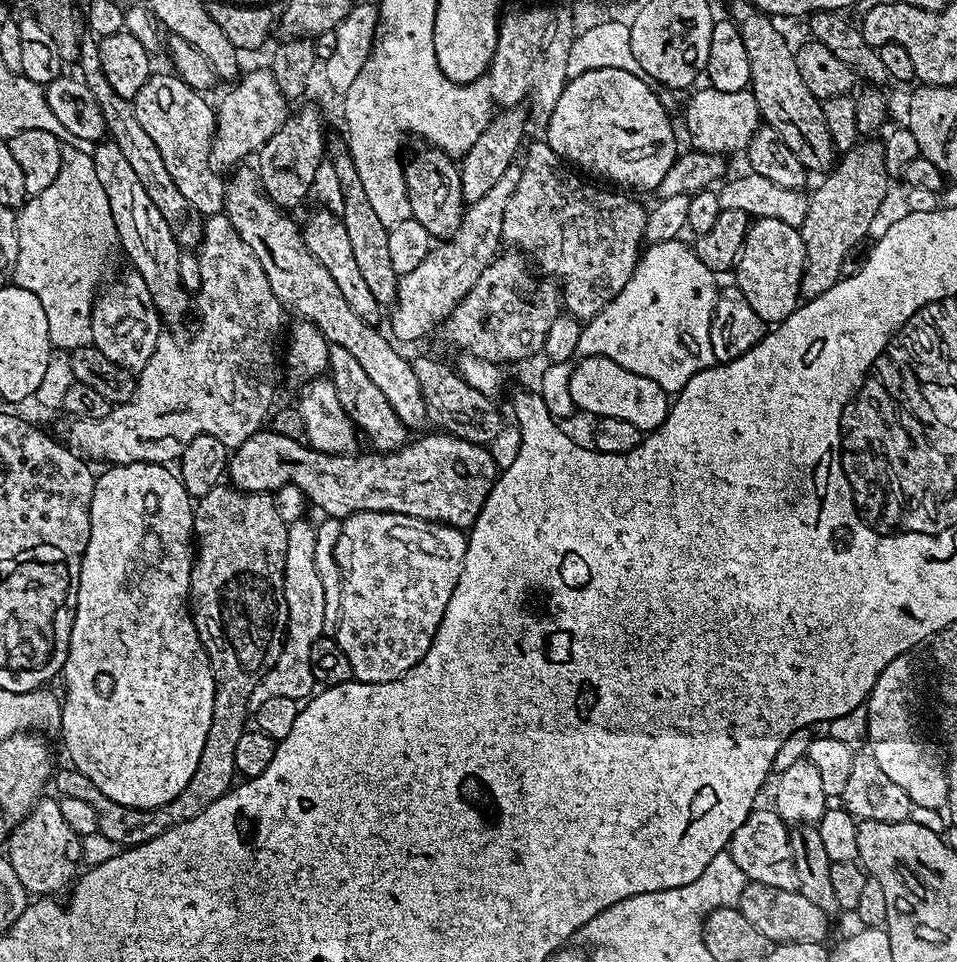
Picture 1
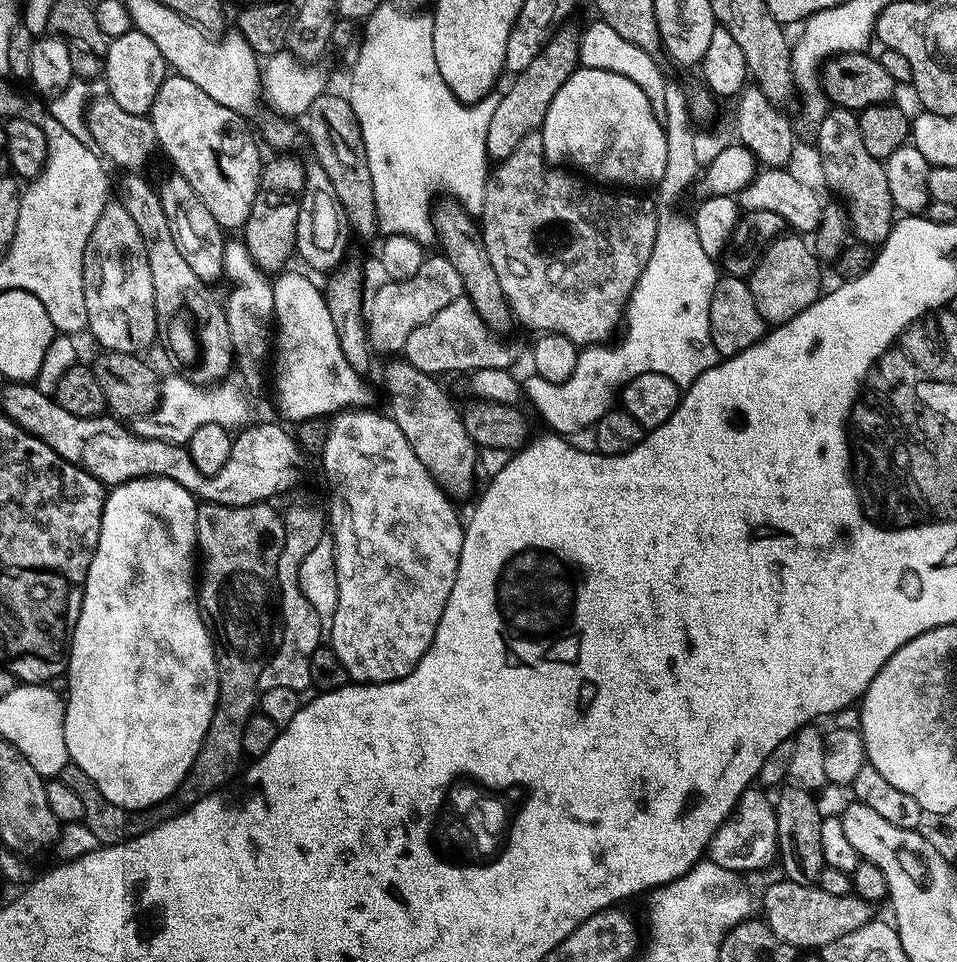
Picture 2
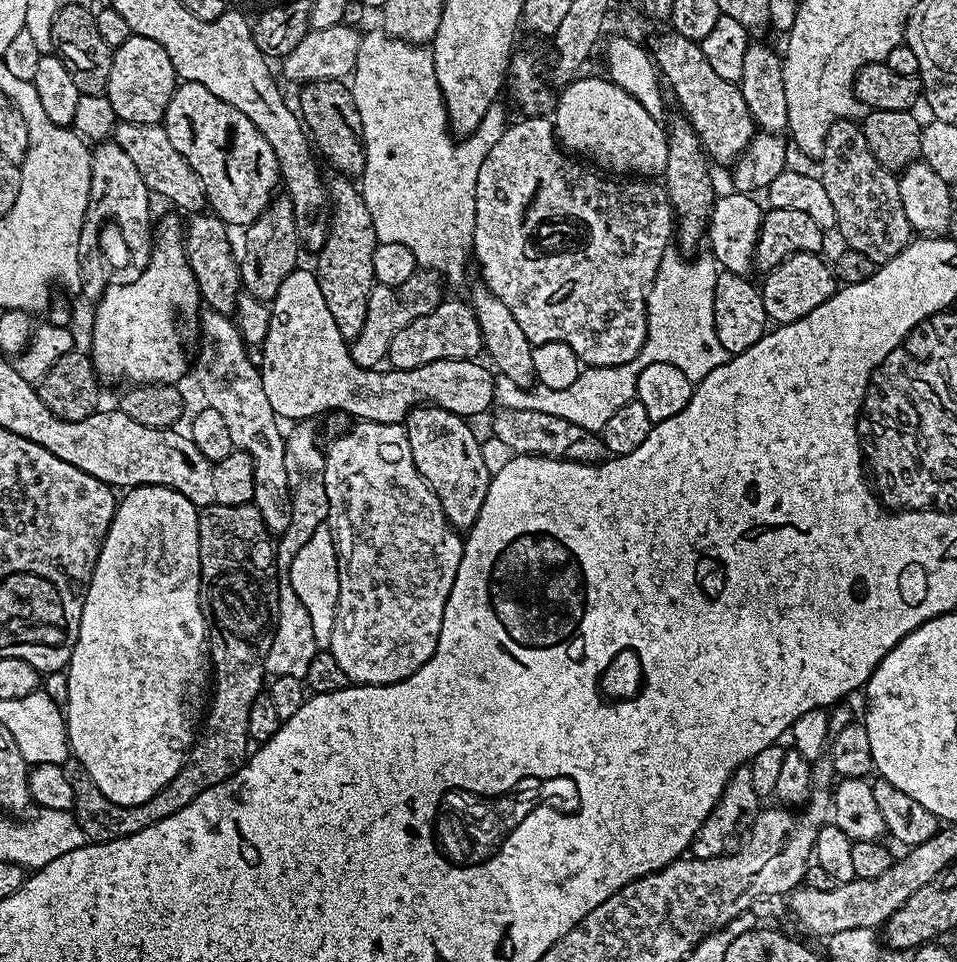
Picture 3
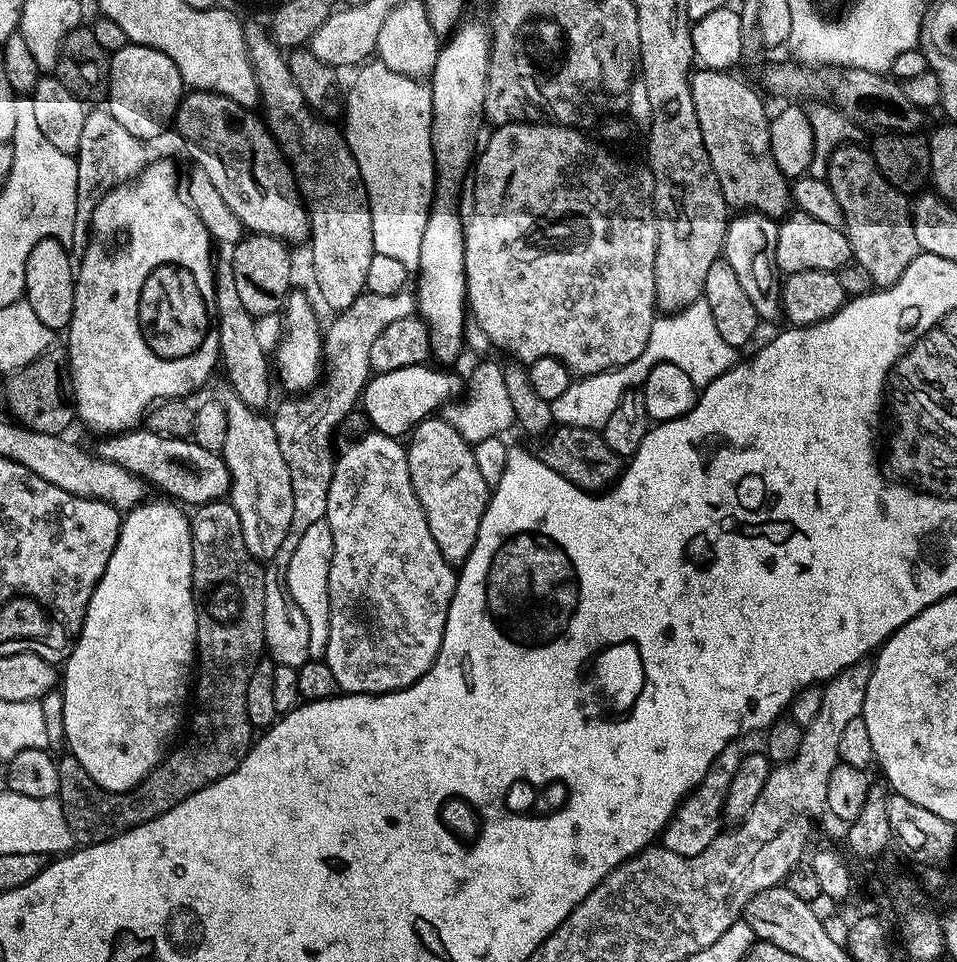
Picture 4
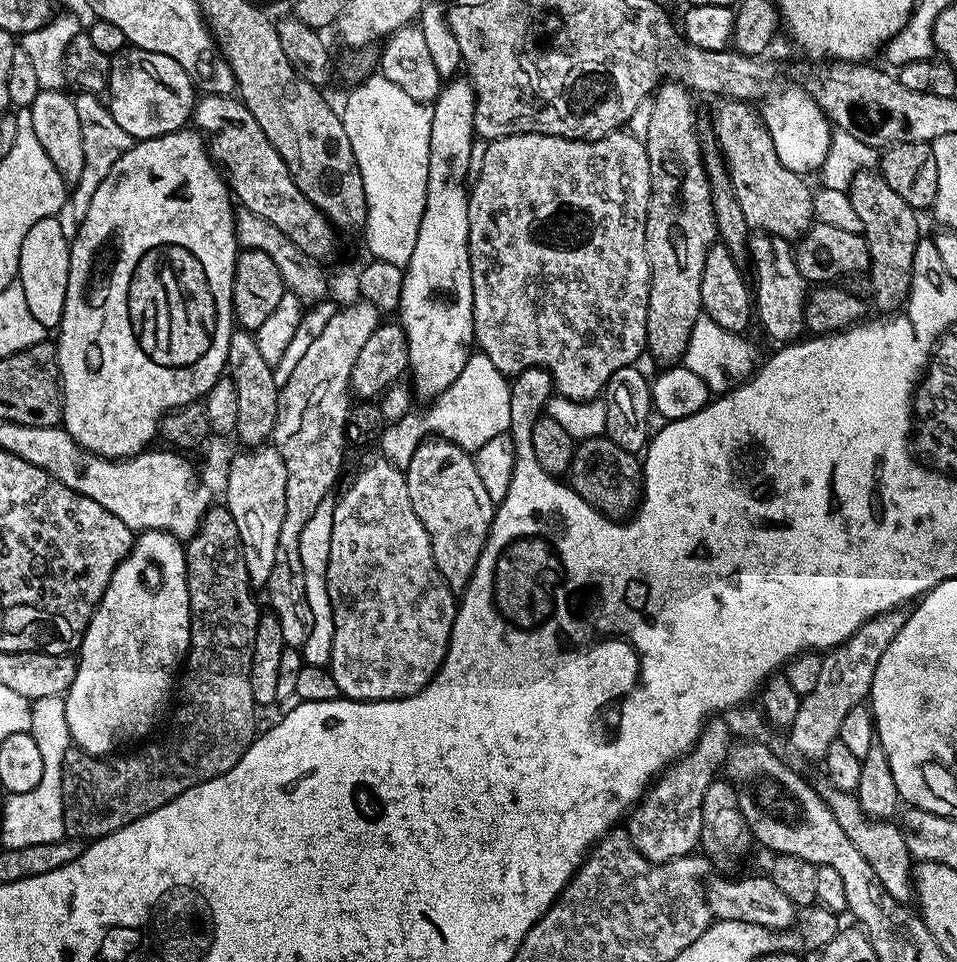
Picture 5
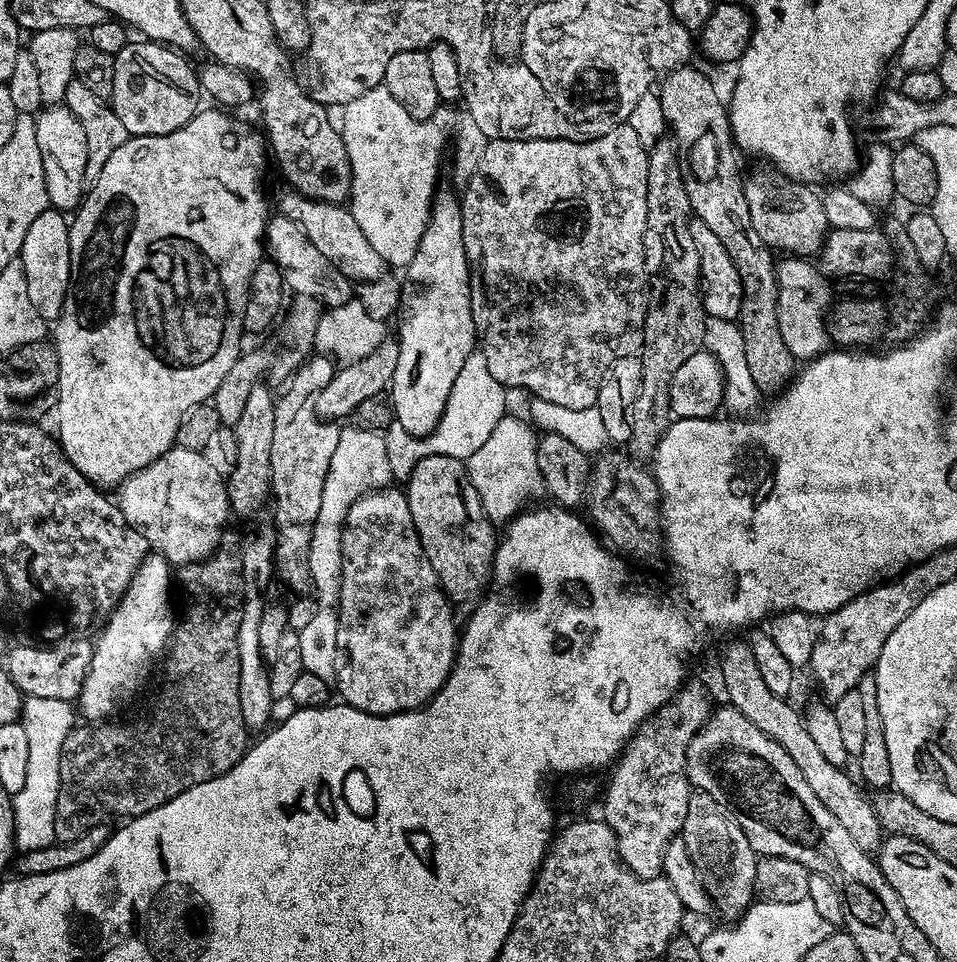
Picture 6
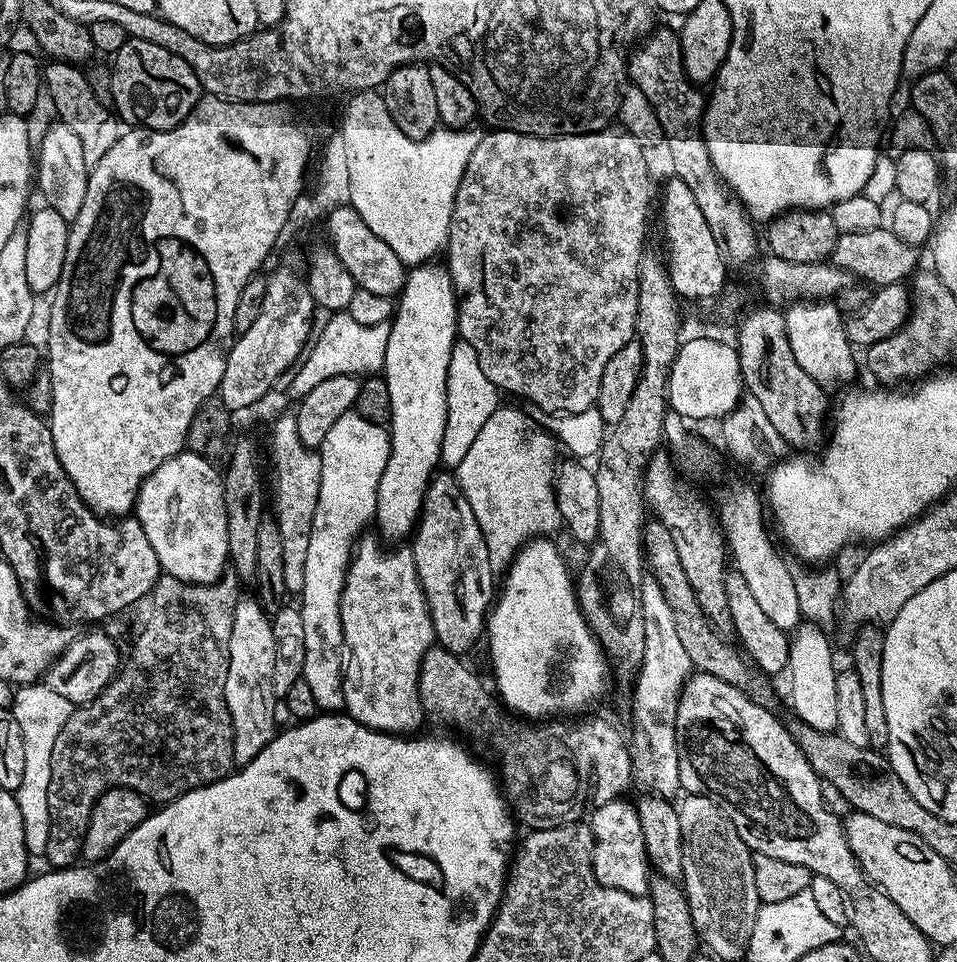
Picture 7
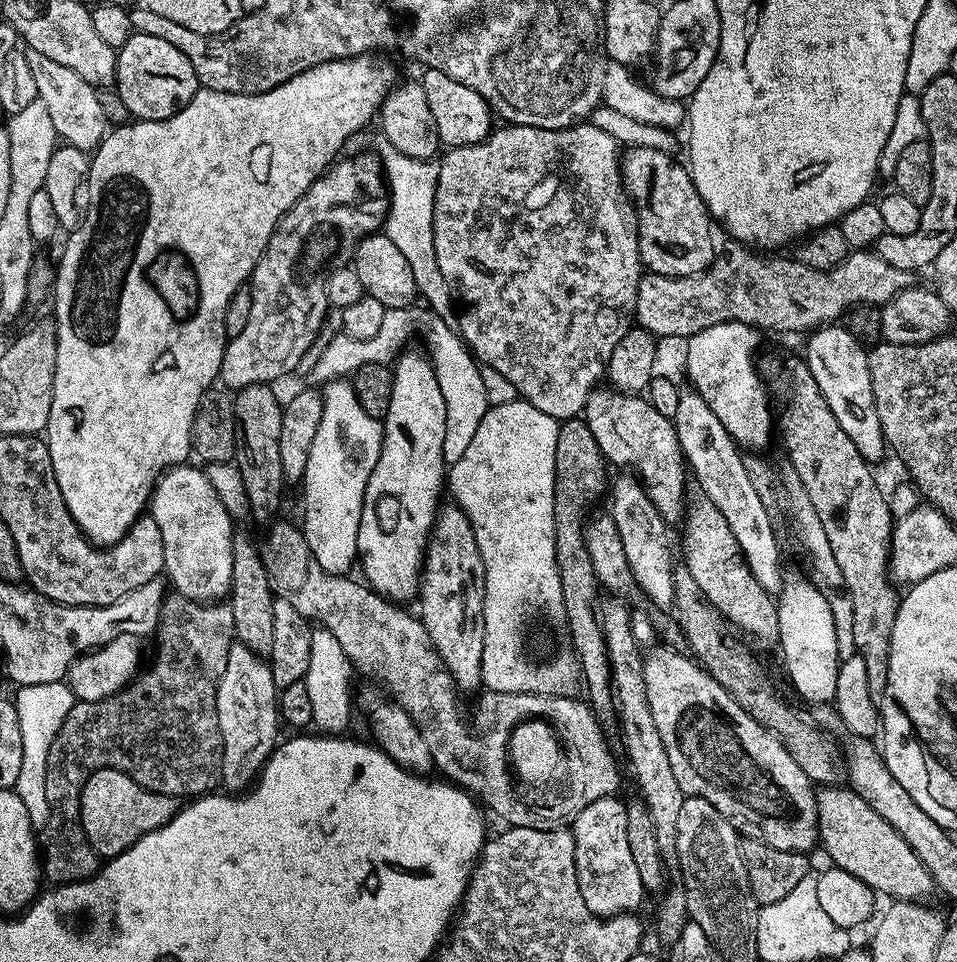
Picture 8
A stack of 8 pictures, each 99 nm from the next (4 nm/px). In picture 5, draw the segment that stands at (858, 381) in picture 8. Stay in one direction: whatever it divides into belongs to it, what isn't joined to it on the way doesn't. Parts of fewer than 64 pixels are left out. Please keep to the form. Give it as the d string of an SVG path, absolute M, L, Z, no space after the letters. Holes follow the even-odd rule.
M768 232L753 235L746 245L752 255L750 288L754 293L754 316L760 319L764 332L776 342L795 342L805 335L804 300L809 294L809 281L798 274L794 248L789 241Z

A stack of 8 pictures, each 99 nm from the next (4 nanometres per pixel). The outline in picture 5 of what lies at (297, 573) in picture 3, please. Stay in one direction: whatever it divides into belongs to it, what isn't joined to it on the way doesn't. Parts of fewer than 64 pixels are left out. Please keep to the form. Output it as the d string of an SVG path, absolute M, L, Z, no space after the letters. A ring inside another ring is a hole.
M329 498L314 510L310 522L302 529L302 538L298 538L298 554L302 554L302 574L306 584L306 602L310 602L310 614L314 618L314 627L310 638L306 638L302 649L303 663L314 666L328 666L332 663L332 643L334 642L334 618L330 606L330 594L326 590L326 566L330 566L330 530L334 530L335 499Z

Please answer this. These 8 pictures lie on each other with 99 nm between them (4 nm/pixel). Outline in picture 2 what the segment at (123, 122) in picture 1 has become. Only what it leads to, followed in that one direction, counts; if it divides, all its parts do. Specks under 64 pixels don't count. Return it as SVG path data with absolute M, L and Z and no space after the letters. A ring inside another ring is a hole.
M171 174L160 184L158 199L160 209L164 211L164 217L168 220L168 229L172 232L174 242L178 246L178 254L190 262L190 270L198 274L198 278L205 282L220 280L224 274L224 245L226 243L225 229L210 214L206 208L206 202L198 198L194 186L186 182L186 178L179 174Z

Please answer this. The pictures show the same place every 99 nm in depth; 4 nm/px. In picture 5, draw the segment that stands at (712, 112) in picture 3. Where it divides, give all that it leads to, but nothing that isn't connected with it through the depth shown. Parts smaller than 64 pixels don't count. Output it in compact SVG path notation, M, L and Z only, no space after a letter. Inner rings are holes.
M725 99L712 116L712 128L716 131L718 151L724 157L724 166L742 208L742 218L746 218L749 229L757 233L768 232L789 242L795 242L814 223L813 189L803 175L794 170L786 170L774 150L774 142L764 124L763 115L756 112L751 103L743 100Z

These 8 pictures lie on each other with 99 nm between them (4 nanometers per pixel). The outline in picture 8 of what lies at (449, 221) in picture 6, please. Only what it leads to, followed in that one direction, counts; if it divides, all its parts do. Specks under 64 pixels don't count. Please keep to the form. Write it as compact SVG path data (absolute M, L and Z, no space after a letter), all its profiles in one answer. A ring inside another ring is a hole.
M405 350L396 357L394 371L392 374L392 393L390 394L390 410L382 418L384 426L384 441L382 450L378 454L378 462L370 474L370 482L366 482L366 494L362 506L362 518L358 526L358 564L364 567L363 579L373 592L383 596L385 600L393 602L405 602L404 600L415 601L420 591L420 569L424 566L424 552L428 548L428 536L432 532L432 523L436 521L436 513L442 507L440 491L443 493L446 488L446 465L442 454L442 438L446 438L446 398L442 398L442 390L438 386L438 378L434 374L434 366L431 360L423 351L411 352Z

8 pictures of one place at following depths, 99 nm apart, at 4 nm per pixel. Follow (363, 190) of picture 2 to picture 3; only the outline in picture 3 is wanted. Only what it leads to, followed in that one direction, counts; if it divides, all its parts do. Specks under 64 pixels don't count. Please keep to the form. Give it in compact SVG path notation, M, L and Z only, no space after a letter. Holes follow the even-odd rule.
M316 80L303 85L299 92L298 115L319 155L324 155L337 173L359 177L364 170L364 135L351 87L344 80Z

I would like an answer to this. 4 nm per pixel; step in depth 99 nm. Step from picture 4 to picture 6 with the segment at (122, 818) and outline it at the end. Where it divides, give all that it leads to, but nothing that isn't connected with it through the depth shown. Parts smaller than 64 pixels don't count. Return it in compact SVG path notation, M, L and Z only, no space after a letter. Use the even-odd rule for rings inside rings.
M225 530L221 534L220 544L209 558L185 564L179 569L178 619L162 660L164 677L152 700L152 709L129 724L96 722L75 725L66 736L66 742L62 742L60 788L54 814L54 834L59 843L82 838L82 834L96 824L111 821L111 816L131 818L158 810L158 806L190 790L190 786L210 782L226 774L248 751L250 730L244 725L238 694L238 626L240 601L244 594L241 543L242 536Z

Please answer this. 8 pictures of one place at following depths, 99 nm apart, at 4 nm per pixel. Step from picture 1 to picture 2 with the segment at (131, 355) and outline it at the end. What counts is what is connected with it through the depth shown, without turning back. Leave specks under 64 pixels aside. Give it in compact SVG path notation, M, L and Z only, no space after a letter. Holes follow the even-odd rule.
M110 202L98 218L90 238L86 242L86 254L82 258L82 294L86 298L87 331L109 352L143 353L143 348L158 340L156 311L154 310L154 282L150 278L146 237L139 223L128 213L123 203Z

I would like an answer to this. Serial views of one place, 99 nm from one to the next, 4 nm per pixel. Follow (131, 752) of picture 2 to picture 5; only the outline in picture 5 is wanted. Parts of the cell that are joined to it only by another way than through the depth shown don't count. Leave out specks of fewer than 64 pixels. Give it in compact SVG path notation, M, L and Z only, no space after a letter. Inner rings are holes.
M141 531L133 539L132 549L128 552L128 557L120 562L114 570L110 582L106 586L106 594L102 594L100 605L94 610L92 621L84 631L84 637L80 640L78 649L77 674L74 676L73 684L69 686L64 696L66 706L66 726L70 726L72 743L80 748L87 756L97 758L108 758L113 755L123 744L128 744L131 740L143 741L148 731L156 724L156 719L164 712L164 707L168 704L168 699L173 699L174 685L178 680L178 673L182 665L188 659L188 647L190 646L190 630L192 629L192 615L190 614L190 598L188 597L188 567L184 557L185 545L175 536L168 532Z

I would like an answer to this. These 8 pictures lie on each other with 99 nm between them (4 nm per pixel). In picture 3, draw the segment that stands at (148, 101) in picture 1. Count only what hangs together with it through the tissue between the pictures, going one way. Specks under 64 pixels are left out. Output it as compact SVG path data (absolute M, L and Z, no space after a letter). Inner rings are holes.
M185 80L177 83L162 125L170 142L174 142L174 150L198 174L207 207L219 220L229 226L247 226L268 209L278 188L280 165L270 142L262 138L242 110L234 110L222 98L210 94L206 86Z

